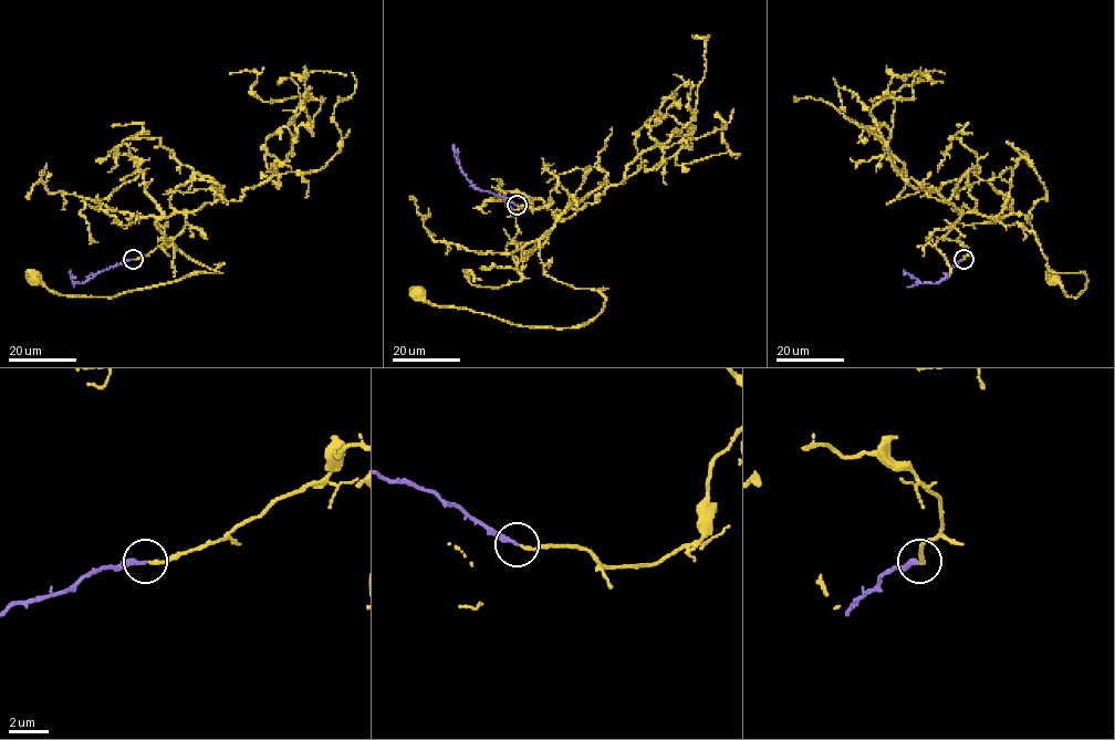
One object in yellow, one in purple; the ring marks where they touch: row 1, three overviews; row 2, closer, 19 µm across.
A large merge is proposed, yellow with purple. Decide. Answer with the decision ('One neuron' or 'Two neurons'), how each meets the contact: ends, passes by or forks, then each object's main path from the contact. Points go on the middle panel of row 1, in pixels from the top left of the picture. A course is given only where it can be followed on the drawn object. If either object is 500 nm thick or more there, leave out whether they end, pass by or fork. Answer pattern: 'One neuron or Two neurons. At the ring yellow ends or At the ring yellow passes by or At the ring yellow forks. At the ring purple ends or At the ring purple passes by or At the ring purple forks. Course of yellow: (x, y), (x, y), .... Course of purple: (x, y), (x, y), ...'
One neuron. At the ring yellow ends. At the ring purple ends. Course of yellow: (517, 205), (570, 195), (539, 258), (605, 299), (596, 316), (530, 327), (418, 295). Course of purple: (517, 205), (475, 187), (459, 166), (452, 149), (455, 144)

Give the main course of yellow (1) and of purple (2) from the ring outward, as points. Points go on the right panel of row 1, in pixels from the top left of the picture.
1: (964, 259), (944, 238), (978, 212), (1032, 231), (1048, 268), (1086, 287), (1069, 296), (1054, 279)
2: (964, 259), (950, 269), (946, 279), (936, 282), (918, 282), (903, 270)

